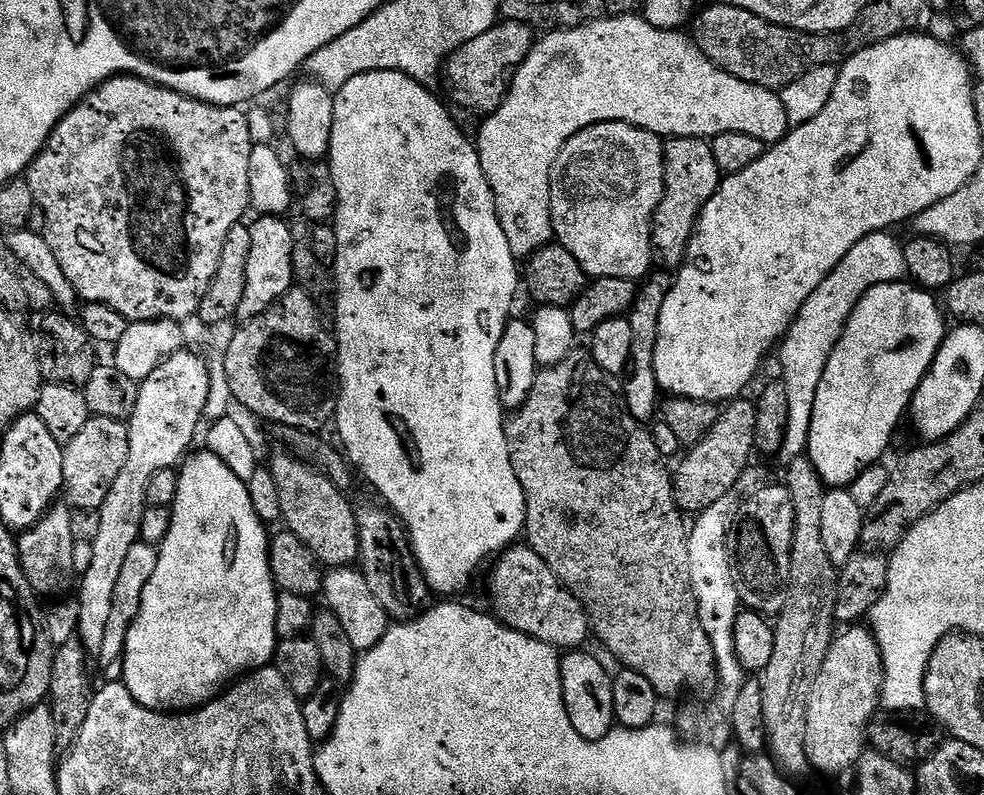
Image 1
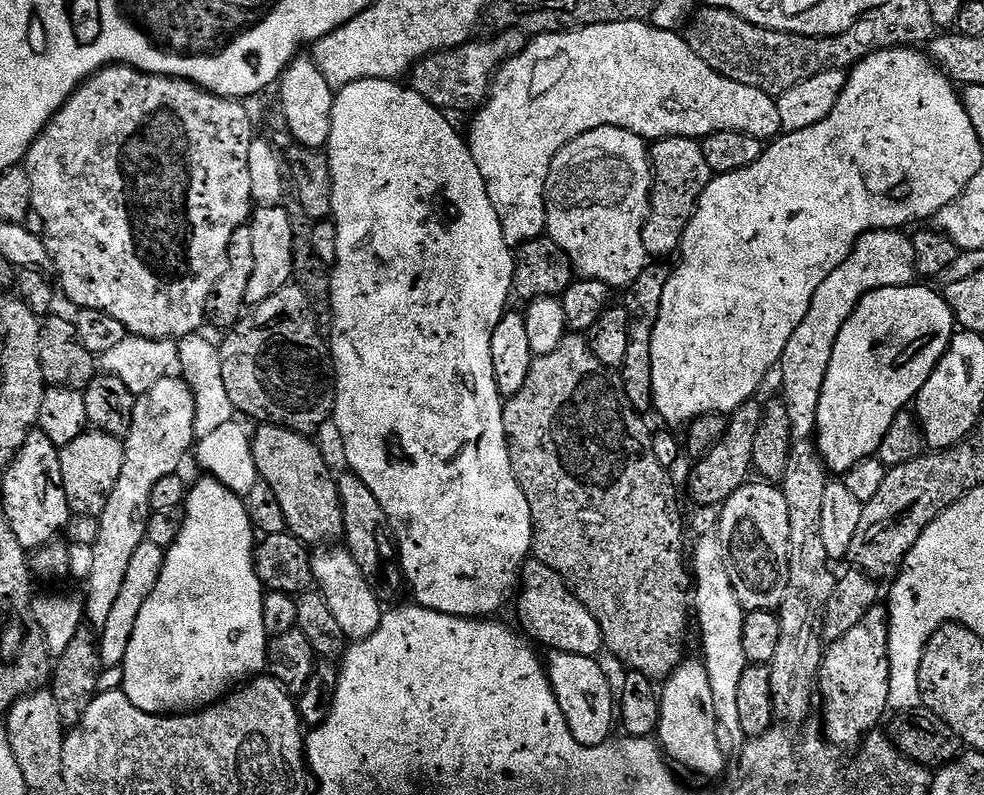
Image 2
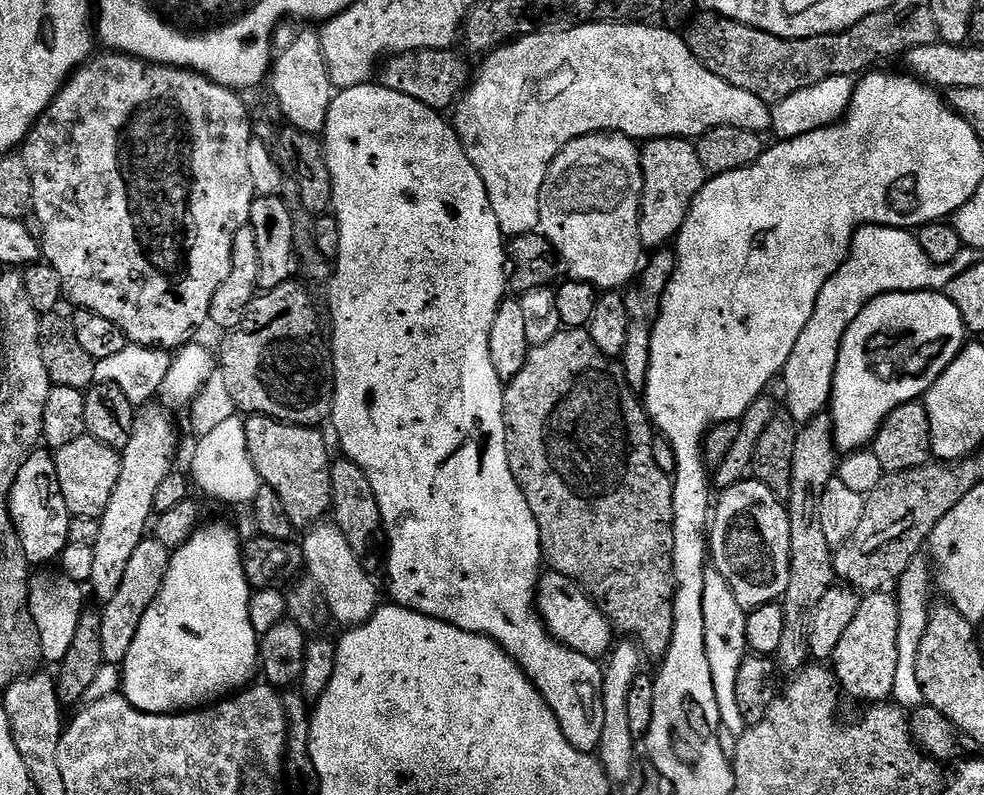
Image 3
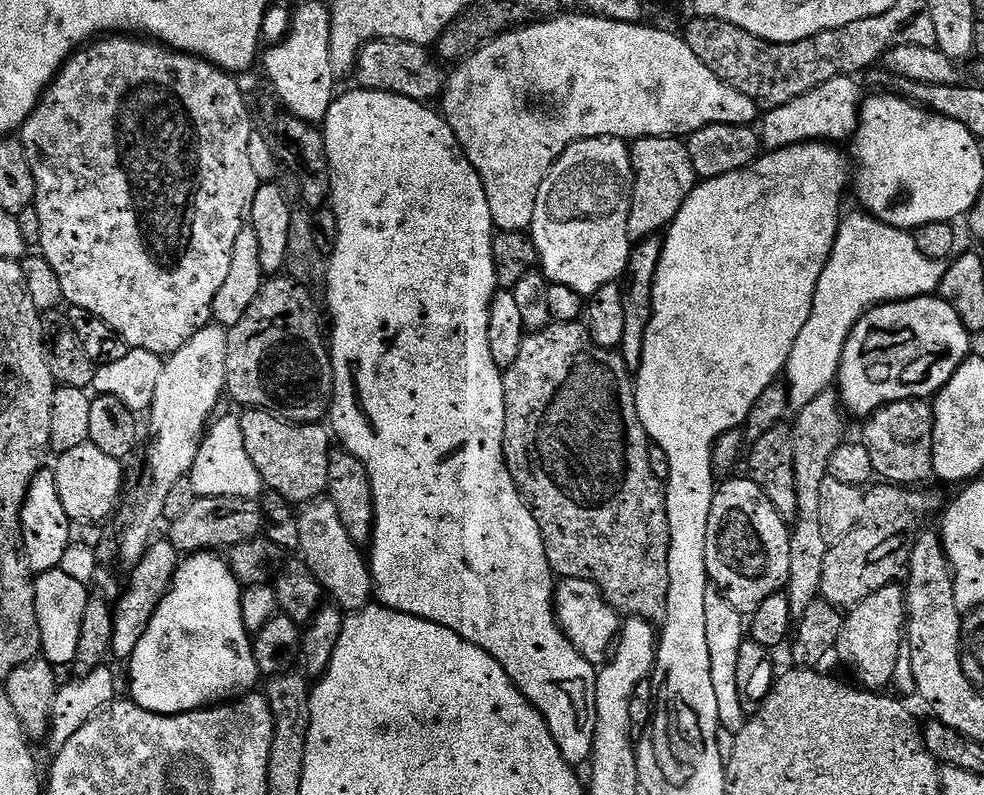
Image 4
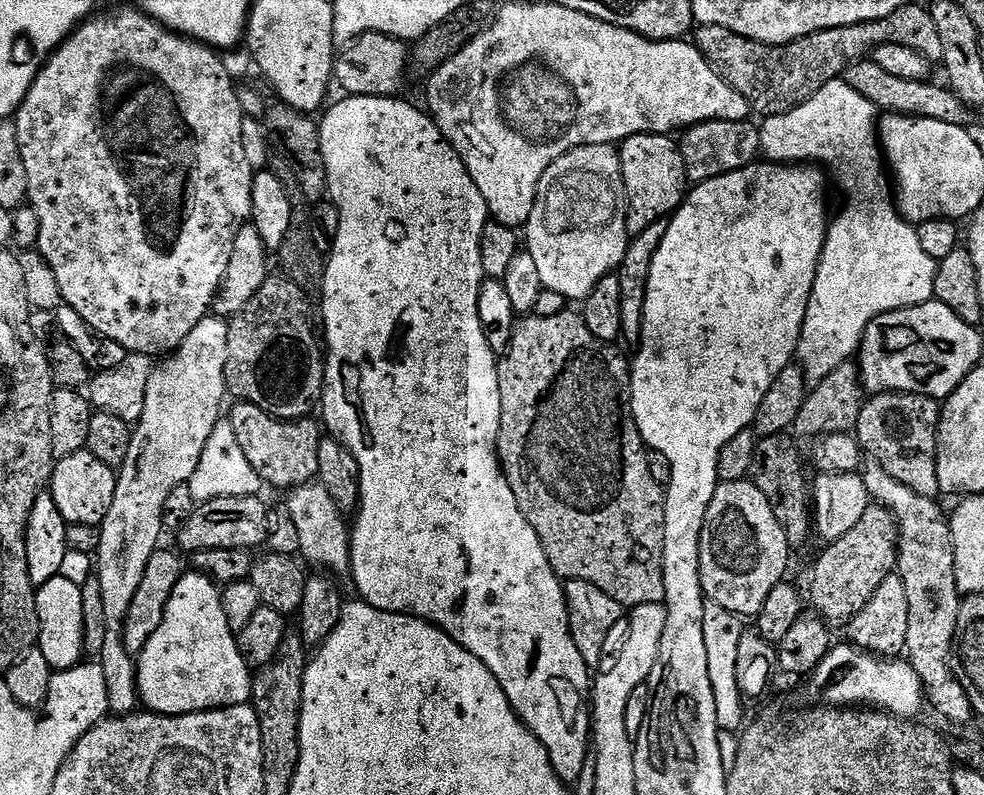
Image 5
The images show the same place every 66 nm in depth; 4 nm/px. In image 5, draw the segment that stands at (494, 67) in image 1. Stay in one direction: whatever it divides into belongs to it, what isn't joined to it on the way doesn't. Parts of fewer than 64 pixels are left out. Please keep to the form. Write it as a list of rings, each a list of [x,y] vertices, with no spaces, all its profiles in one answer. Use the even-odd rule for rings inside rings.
[[[367,32],[356,37],[351,44],[343,49],[344,52],[335,57],[334,80],[340,84],[341,93],[349,96],[391,96],[399,97],[404,88],[404,75],[410,72],[410,48],[405,41]]]

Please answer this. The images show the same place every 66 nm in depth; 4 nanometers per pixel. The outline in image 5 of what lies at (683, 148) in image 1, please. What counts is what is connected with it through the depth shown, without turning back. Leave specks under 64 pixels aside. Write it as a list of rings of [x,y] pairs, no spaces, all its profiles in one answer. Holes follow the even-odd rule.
[[[643,132],[626,138],[618,148],[622,162],[622,178],[628,191],[628,217],[626,226],[629,237],[642,234],[646,226],[668,220],[684,202],[690,191],[686,162],[682,162],[680,145],[671,135]]]

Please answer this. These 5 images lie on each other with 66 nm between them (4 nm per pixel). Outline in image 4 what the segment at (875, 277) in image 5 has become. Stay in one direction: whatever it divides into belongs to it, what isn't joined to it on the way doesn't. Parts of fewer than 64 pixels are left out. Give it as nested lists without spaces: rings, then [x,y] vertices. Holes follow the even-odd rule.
[[[839,76],[814,90],[786,102],[786,106],[767,109],[758,124],[763,147],[768,150],[789,148],[795,144],[851,141],[860,126],[862,95],[852,76]],[[863,210],[849,216],[847,213],[840,221],[840,233],[836,235],[826,270],[822,270],[822,278],[818,278],[810,318],[806,326],[802,326],[794,350],[790,350],[786,369],[789,405],[796,410],[810,406],[814,398],[837,383],[846,342],[854,326],[871,308],[890,300],[933,295],[947,269],[947,263],[926,258],[926,254],[918,250],[911,231],[884,224]]]

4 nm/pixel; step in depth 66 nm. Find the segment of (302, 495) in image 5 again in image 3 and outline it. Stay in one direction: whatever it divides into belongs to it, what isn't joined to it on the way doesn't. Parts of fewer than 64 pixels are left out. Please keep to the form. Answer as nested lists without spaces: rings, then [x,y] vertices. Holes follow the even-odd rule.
[[[333,522],[313,524],[303,533],[302,549],[307,575],[322,590],[326,598],[328,615],[333,621],[344,624],[345,629],[364,624],[381,607],[380,592],[368,577],[365,561],[358,559],[342,530]]]

